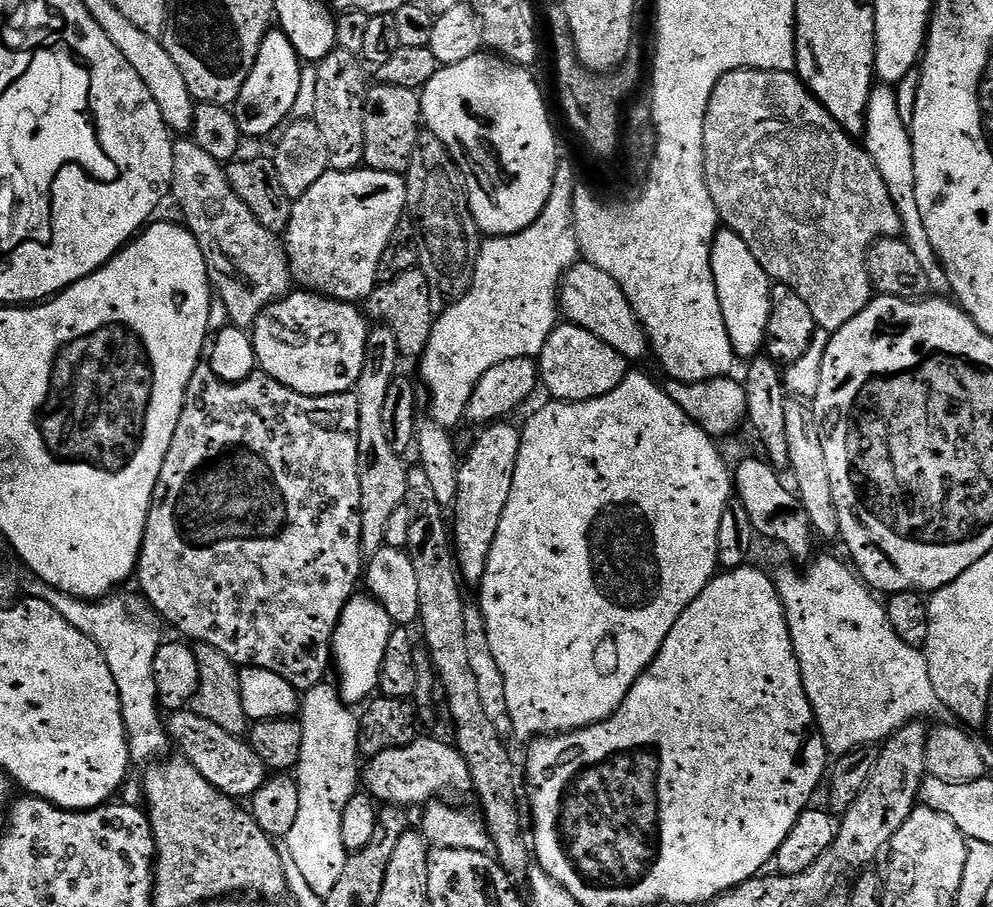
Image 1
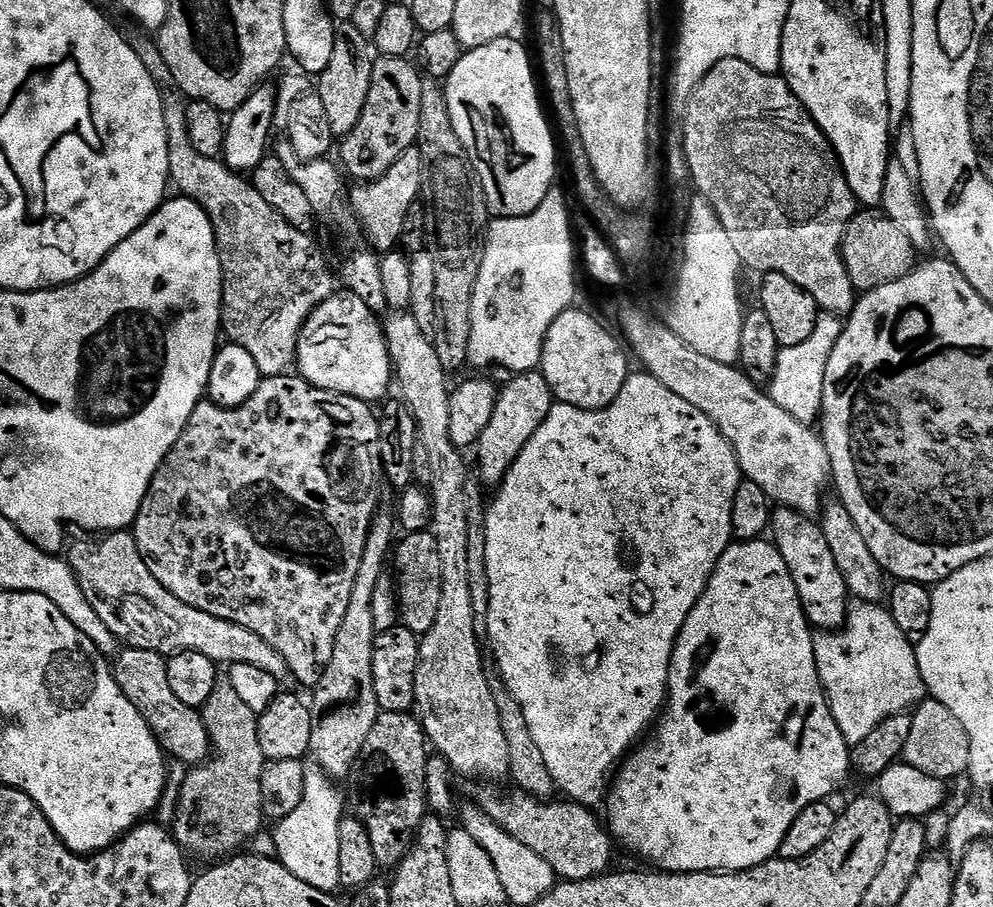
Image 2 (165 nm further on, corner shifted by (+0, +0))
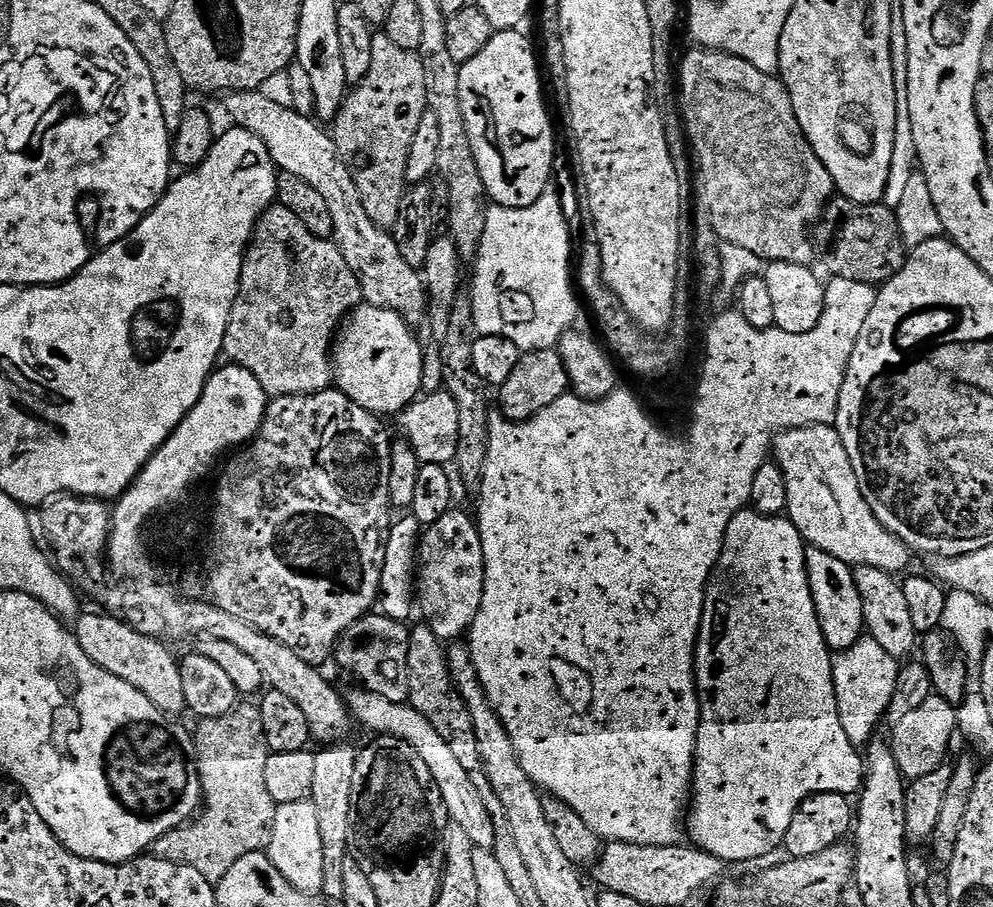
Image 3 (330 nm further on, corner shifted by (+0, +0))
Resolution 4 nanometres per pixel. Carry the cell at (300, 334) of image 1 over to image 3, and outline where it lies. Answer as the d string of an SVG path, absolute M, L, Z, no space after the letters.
M361 303L344 317L332 345L334 384L362 410L381 418L395 417L421 395L424 352L413 327L394 310Z

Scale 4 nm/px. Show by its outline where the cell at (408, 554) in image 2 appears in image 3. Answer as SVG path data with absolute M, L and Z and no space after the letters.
M449 510L442 518L423 529L416 554L416 591L418 612L423 623L438 639L456 642L471 629L482 606L484 555L480 525L471 515Z

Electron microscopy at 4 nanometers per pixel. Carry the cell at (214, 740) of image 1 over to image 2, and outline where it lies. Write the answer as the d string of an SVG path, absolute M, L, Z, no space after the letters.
M121 647L114 656L114 671L122 694L126 694L130 702L134 702L134 706L140 711L142 718L146 718L150 730L156 735L160 747L166 750L173 761L185 766L199 766L209 759L212 744L208 741L204 717L197 709L186 706L186 702L178 702L174 690L170 690L168 660L161 653Z

